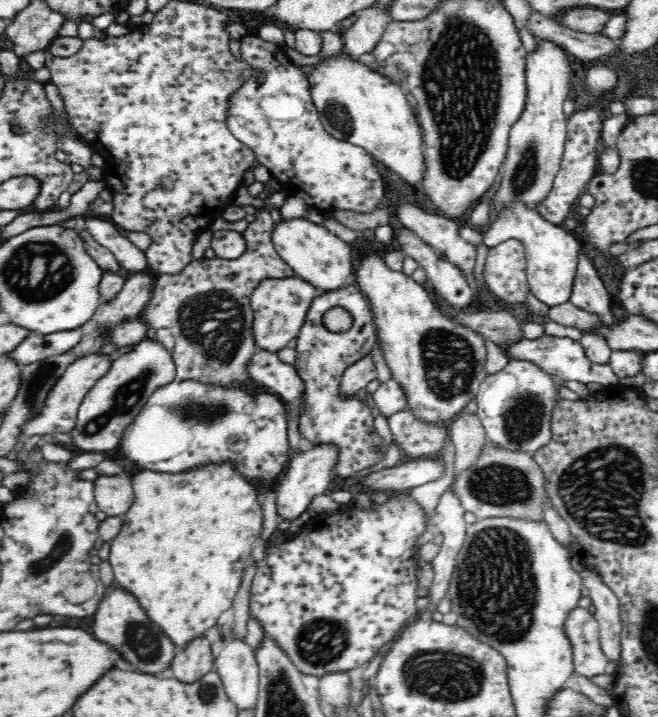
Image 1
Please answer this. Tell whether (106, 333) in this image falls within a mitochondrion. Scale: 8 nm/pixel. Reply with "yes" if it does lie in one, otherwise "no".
no

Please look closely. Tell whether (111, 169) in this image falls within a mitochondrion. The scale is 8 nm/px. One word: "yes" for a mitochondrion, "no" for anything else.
no

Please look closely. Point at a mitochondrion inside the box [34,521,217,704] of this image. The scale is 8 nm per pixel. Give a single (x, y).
(146, 649)

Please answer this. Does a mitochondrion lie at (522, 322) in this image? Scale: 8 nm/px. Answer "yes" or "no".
no

